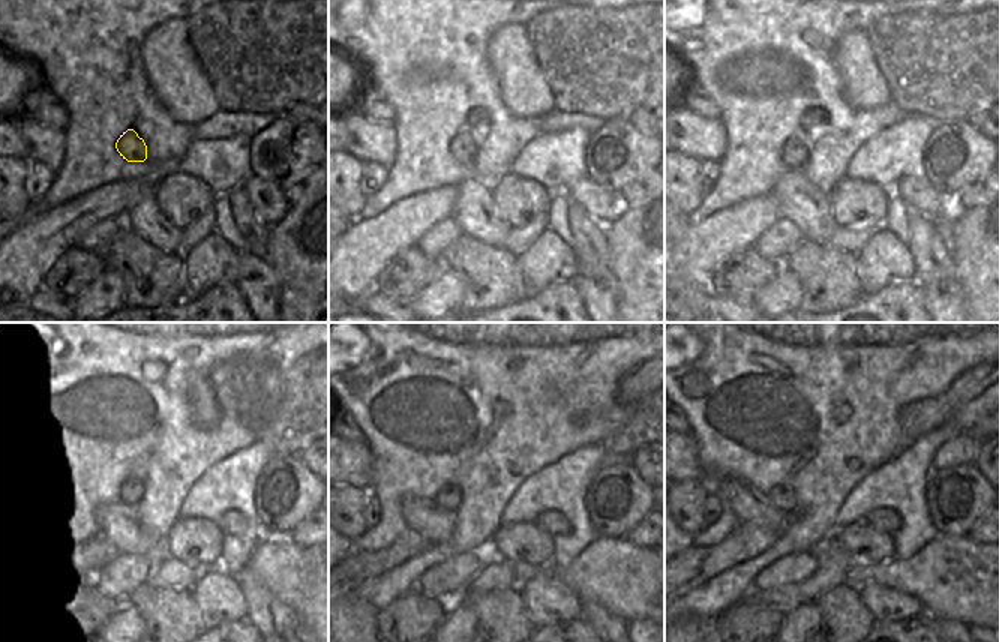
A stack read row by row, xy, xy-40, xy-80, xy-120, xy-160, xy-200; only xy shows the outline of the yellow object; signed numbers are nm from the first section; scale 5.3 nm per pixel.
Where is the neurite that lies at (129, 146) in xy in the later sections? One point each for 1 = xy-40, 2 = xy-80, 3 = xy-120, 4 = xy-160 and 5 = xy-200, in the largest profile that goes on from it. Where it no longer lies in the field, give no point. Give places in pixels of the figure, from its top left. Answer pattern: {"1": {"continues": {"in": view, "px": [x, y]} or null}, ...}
{"1": {"continues": {"in": "xy-40", "px": [464, 146]}}, "2": {"continues": {"in": "xy-80", "px": [794, 153]}}, "3": {"continues": {"in": "xy-120", "px": [129, 491]}}, "4": {"continues": {"in": "xy-160", "px": [450, 497]}}, "5": {"continues": {"in": "xy-200", "px": [783, 497]}}}

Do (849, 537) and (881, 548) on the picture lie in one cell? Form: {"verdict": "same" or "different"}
{"verdict": "same"}

